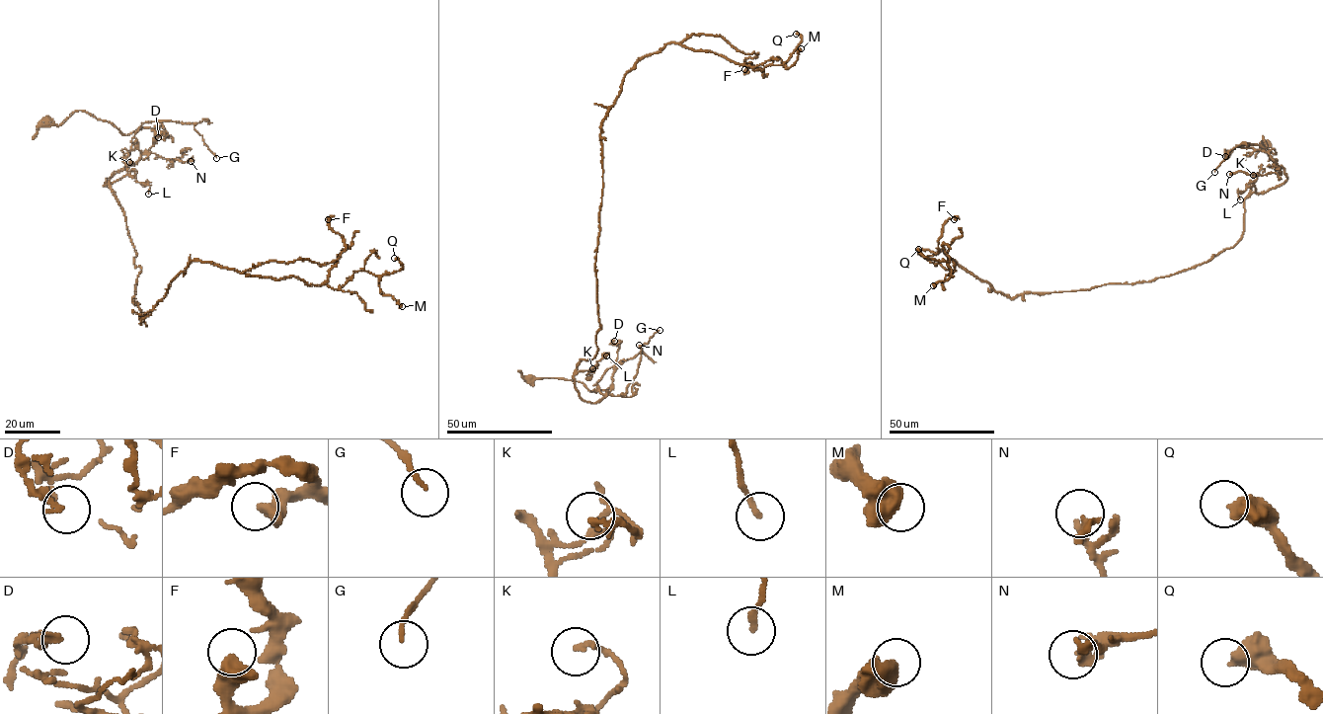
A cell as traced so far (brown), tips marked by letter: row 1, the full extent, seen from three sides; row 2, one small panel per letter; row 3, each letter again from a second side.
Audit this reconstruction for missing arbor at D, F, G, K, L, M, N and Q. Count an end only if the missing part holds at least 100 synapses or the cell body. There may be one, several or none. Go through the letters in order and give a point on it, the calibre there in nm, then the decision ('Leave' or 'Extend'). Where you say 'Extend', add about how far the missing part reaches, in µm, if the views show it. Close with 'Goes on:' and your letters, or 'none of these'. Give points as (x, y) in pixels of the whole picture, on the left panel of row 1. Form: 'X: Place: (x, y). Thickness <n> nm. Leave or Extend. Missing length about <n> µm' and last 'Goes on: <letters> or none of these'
D: Place: (158, 137). Thickness 170 nm. Leave
F: Place: (328, 219). Thickness 600 nm. Leave
G: Place: (216, 158). Thickness 120 nm. Leave
K: Place: (129, 162). Thickness 200 nm. Leave
L: Place: (148, 194). Thickness 180 nm. Leave
M: Place: (402, 306). Thickness 750 nm. Leave
N: Place: (191, 161). Thickness 280 nm. Leave
Q: Place: (394, 258). Thickness 480 nm. Leave
Goes on: none of these

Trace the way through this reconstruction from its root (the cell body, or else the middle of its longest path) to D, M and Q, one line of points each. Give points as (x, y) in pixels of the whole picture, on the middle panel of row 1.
D: (530, 380), (559, 378), (582, 382), (591, 391), (607, 389), (617, 363), (619, 346), (611, 342), (614, 341)
M: (530, 380), (611, 390), (583, 401), (574, 371), (624, 75), (671, 42), (755, 70), (801, 48)
Q: (530, 380), (611, 390), (583, 401), (574, 371), (624, 75), (671, 42), (762, 70), (796, 34)

